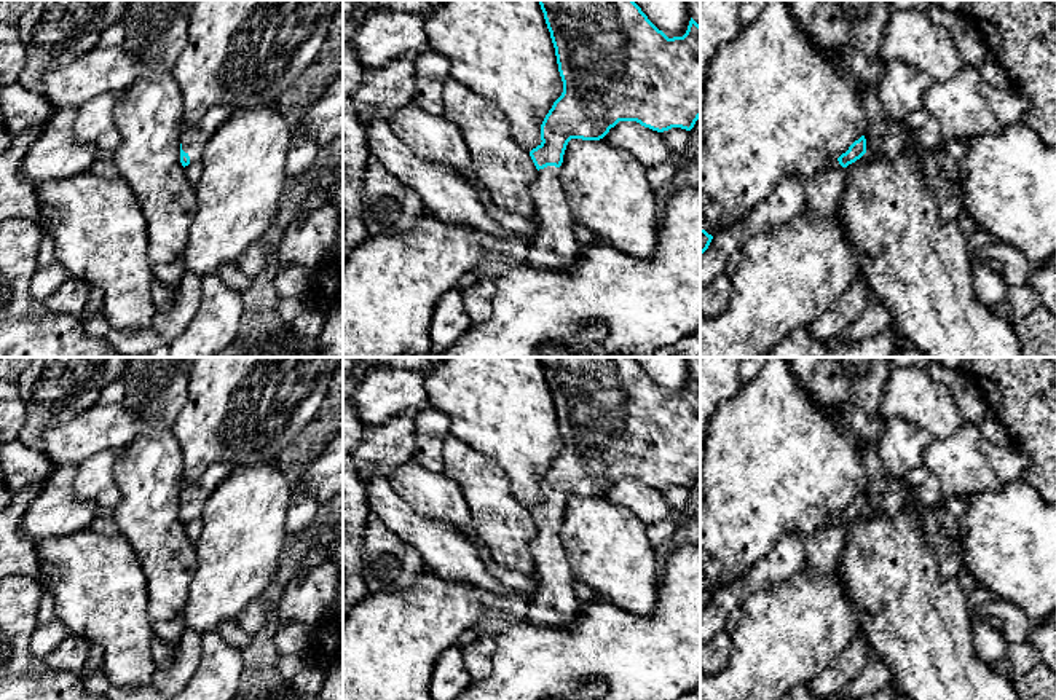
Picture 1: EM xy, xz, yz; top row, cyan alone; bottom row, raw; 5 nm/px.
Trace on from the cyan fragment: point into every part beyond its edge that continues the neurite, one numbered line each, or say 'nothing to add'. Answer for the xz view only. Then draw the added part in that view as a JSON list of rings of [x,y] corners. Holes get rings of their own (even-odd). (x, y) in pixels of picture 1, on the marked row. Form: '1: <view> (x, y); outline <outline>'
1: xz (554, 247); outline [[[560,169],[538,171],[530,195],[534,201],[539,231],[528,246],[525,266],[569,269],[579,262],[581,246],[574,236],[574,220],[560,180]]]

